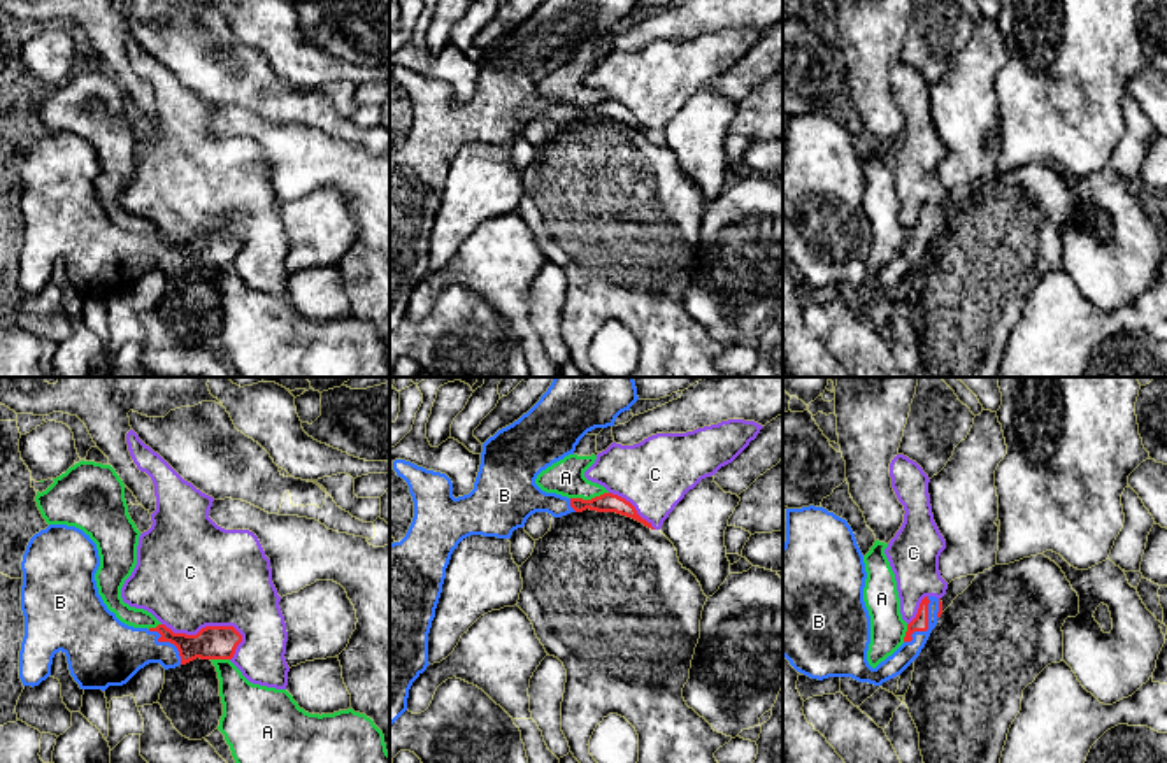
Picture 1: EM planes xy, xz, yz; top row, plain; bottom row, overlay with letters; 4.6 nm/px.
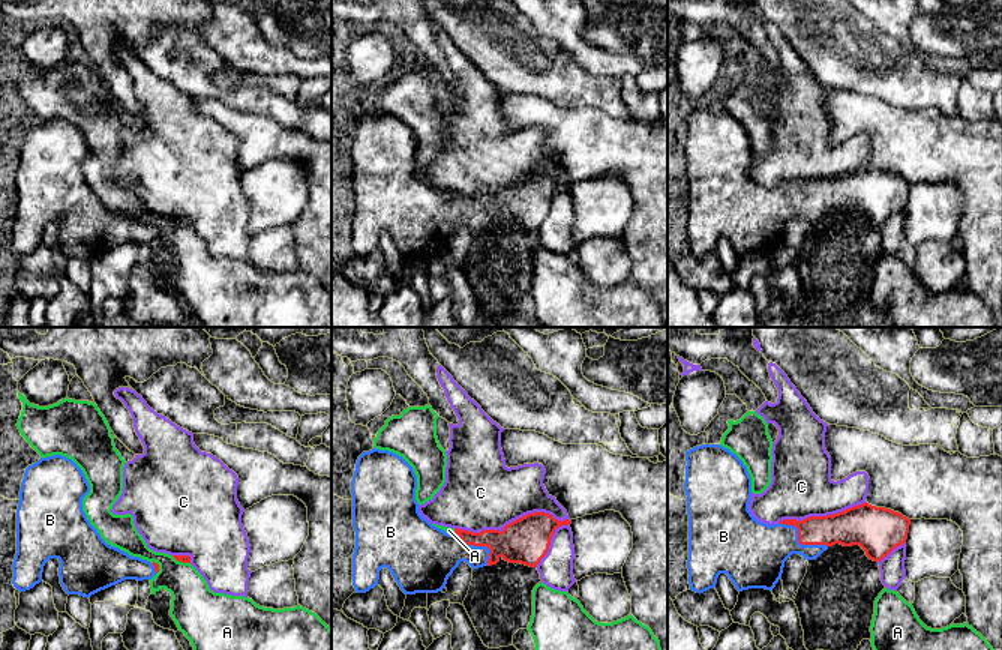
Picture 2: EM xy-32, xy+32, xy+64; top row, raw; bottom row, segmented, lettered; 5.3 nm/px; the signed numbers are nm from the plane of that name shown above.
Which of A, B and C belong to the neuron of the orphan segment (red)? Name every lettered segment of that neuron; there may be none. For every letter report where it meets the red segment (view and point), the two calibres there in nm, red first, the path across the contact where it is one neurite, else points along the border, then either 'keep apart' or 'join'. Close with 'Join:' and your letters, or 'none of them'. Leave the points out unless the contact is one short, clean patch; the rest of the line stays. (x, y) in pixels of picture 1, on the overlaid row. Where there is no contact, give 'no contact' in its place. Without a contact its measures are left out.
A: contact xz (588, 500); calibres 90 and 170 nm; keep apart
B: contact yz (927, 627); calibres 80 and 100 nm; join
C: contact xy (204, 628); calibres 160 and 480 nm; keep apart
Join: B

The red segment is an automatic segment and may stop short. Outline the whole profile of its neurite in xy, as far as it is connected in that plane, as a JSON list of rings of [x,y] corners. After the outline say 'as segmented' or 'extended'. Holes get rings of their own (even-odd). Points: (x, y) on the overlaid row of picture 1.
[[[49,524],[30,538],[21,561],[23,686],[46,681],[60,651],[81,689],[102,691],[126,684],[149,663],[168,670],[197,658],[233,658],[242,642],[233,626],[186,635],[165,624],[147,630],[121,623],[98,595],[98,567],[97,544],[75,526]]]; extended

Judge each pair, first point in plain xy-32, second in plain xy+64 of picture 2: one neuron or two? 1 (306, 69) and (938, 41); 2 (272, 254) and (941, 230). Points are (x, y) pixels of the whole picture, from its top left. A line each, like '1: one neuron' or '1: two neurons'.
1: two neurons
2: two neurons

